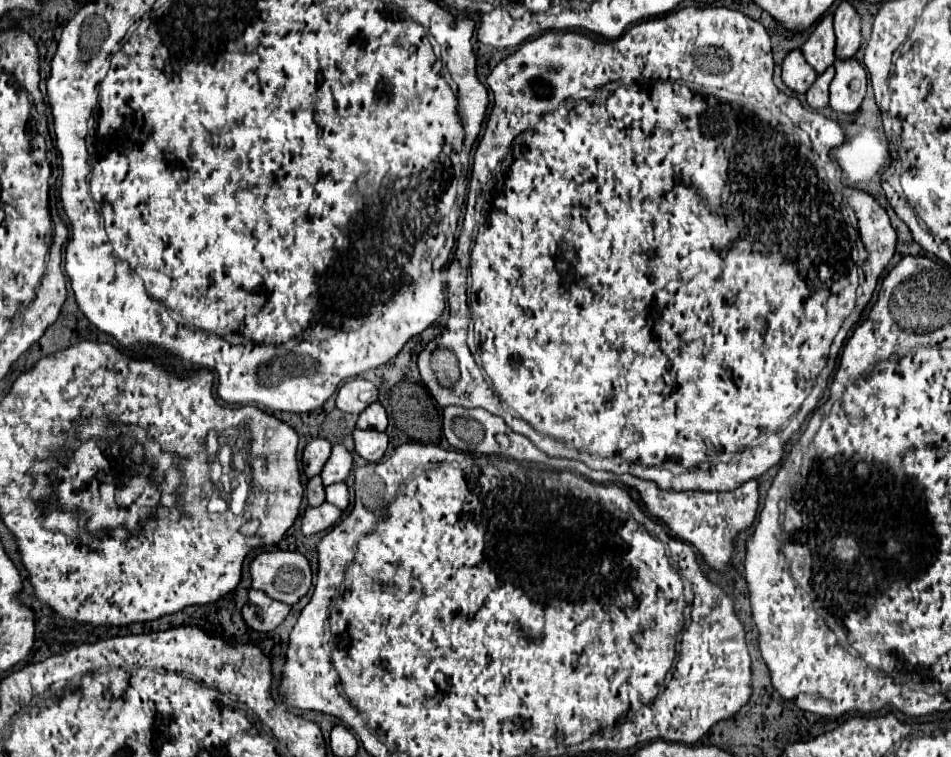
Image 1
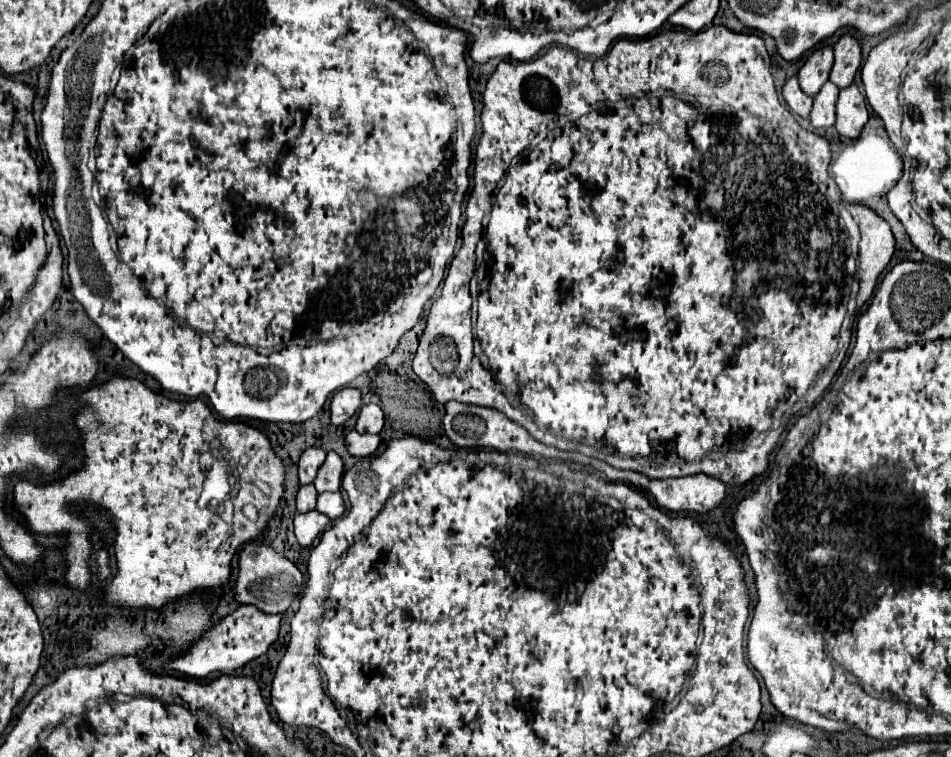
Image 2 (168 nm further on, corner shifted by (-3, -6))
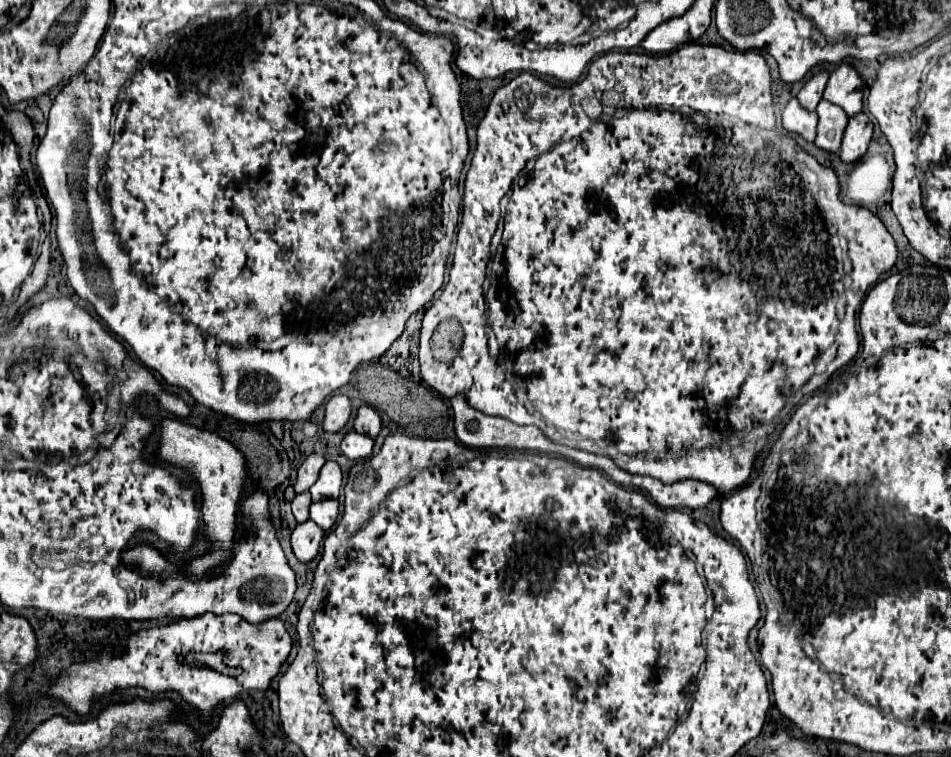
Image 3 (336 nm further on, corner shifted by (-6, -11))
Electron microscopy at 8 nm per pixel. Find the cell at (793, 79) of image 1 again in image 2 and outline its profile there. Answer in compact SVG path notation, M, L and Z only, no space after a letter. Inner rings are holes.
M797 76L789 78L783 86L783 98L787 102L787 106L791 108L791 112L799 114L801 118L809 118L811 112L811 98L805 96L797 84Z

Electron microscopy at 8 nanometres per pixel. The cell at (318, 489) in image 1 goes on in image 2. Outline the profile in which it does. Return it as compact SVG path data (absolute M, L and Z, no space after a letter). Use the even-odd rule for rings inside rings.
M313 484L301 486L297 492L297 512L309 512L315 508L315 500L317 500L317 490L313 488Z

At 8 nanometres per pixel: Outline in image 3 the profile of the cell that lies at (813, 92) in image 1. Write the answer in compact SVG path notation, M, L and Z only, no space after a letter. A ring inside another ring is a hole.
M824 99L818 103L816 113L818 113L820 121L818 121L818 135L816 135L814 143L820 149L826 149L830 153L838 153L842 133L848 123L848 115L844 111L840 111L838 105L832 105Z

